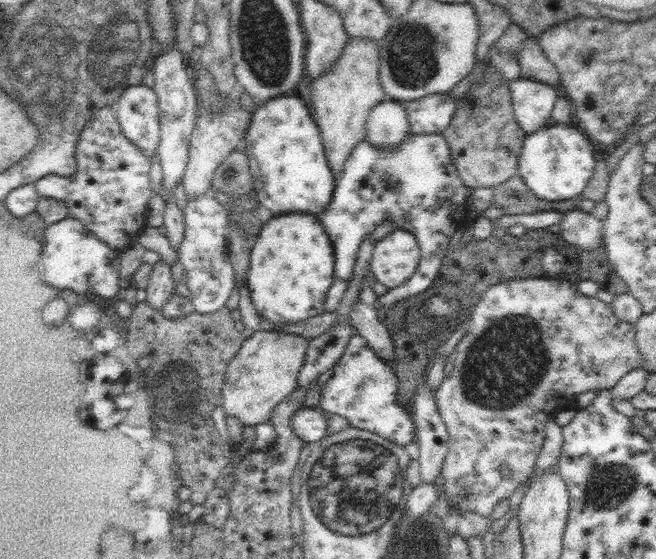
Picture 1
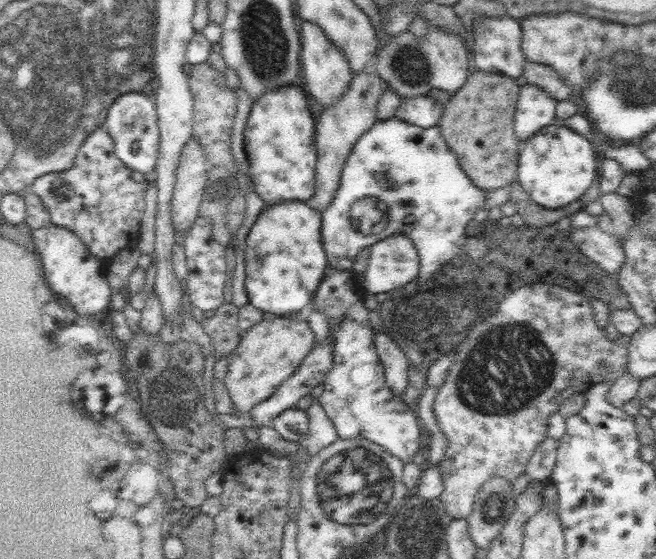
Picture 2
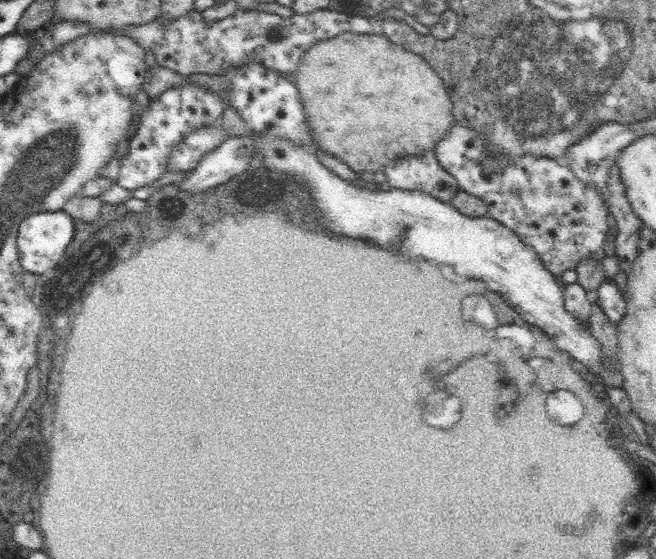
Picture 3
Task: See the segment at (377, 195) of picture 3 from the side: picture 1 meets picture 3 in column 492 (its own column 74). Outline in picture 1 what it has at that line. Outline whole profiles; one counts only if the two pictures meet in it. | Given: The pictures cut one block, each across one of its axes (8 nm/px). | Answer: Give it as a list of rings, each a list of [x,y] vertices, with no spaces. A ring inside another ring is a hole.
[[[67,217],[51,224],[40,232],[43,243],[42,264],[45,281],[56,288],[71,288],[78,294],[91,292],[105,300],[116,300],[121,290],[118,287],[120,273],[119,250],[110,248],[96,234],[88,230],[82,221]]]

